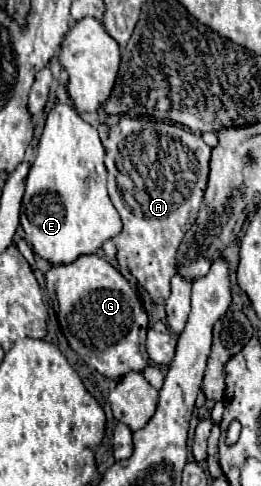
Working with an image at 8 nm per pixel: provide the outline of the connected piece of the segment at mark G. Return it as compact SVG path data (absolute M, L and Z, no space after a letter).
M83 255L69 265L55 265L47 271L45 279L61 331L69 347L89 367L115 381L129 371L143 373L149 365L145 347L149 317L131 281L99 255Z

